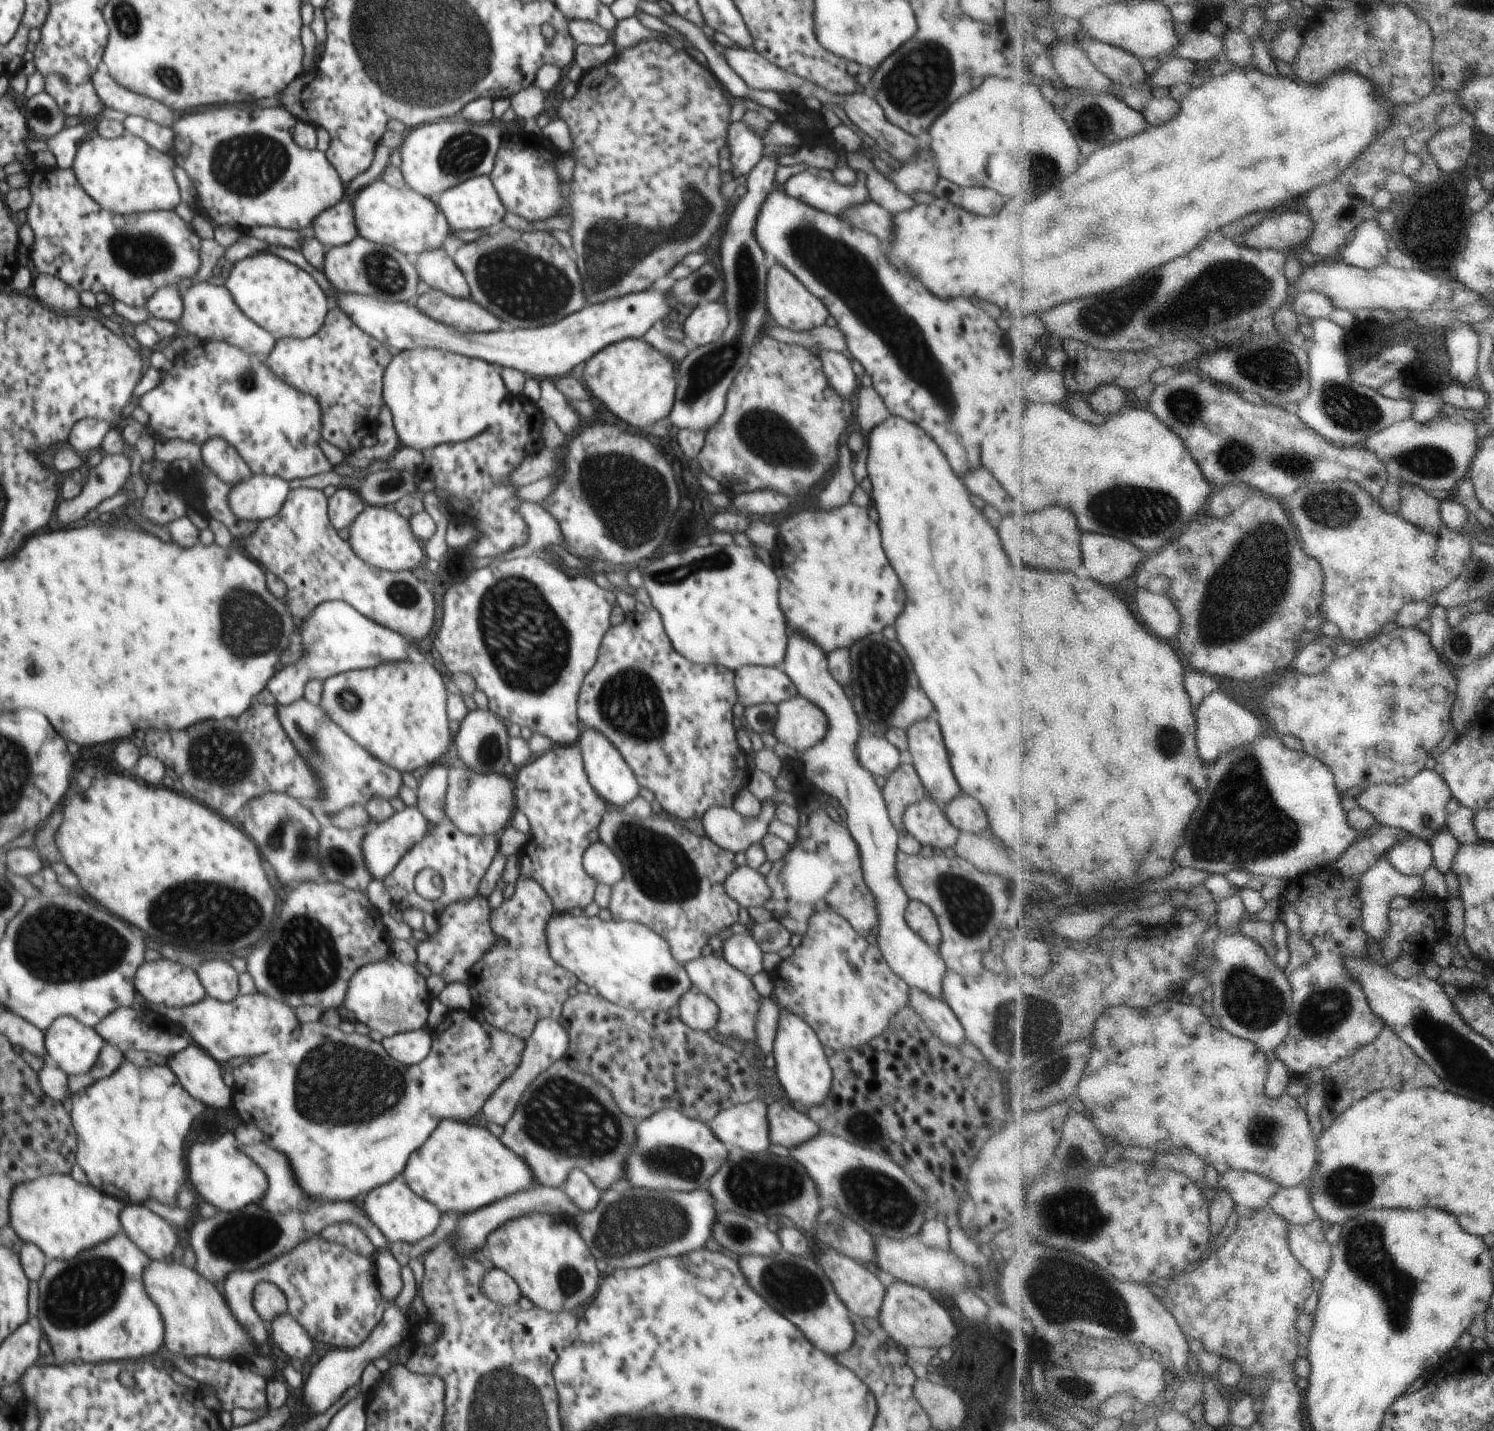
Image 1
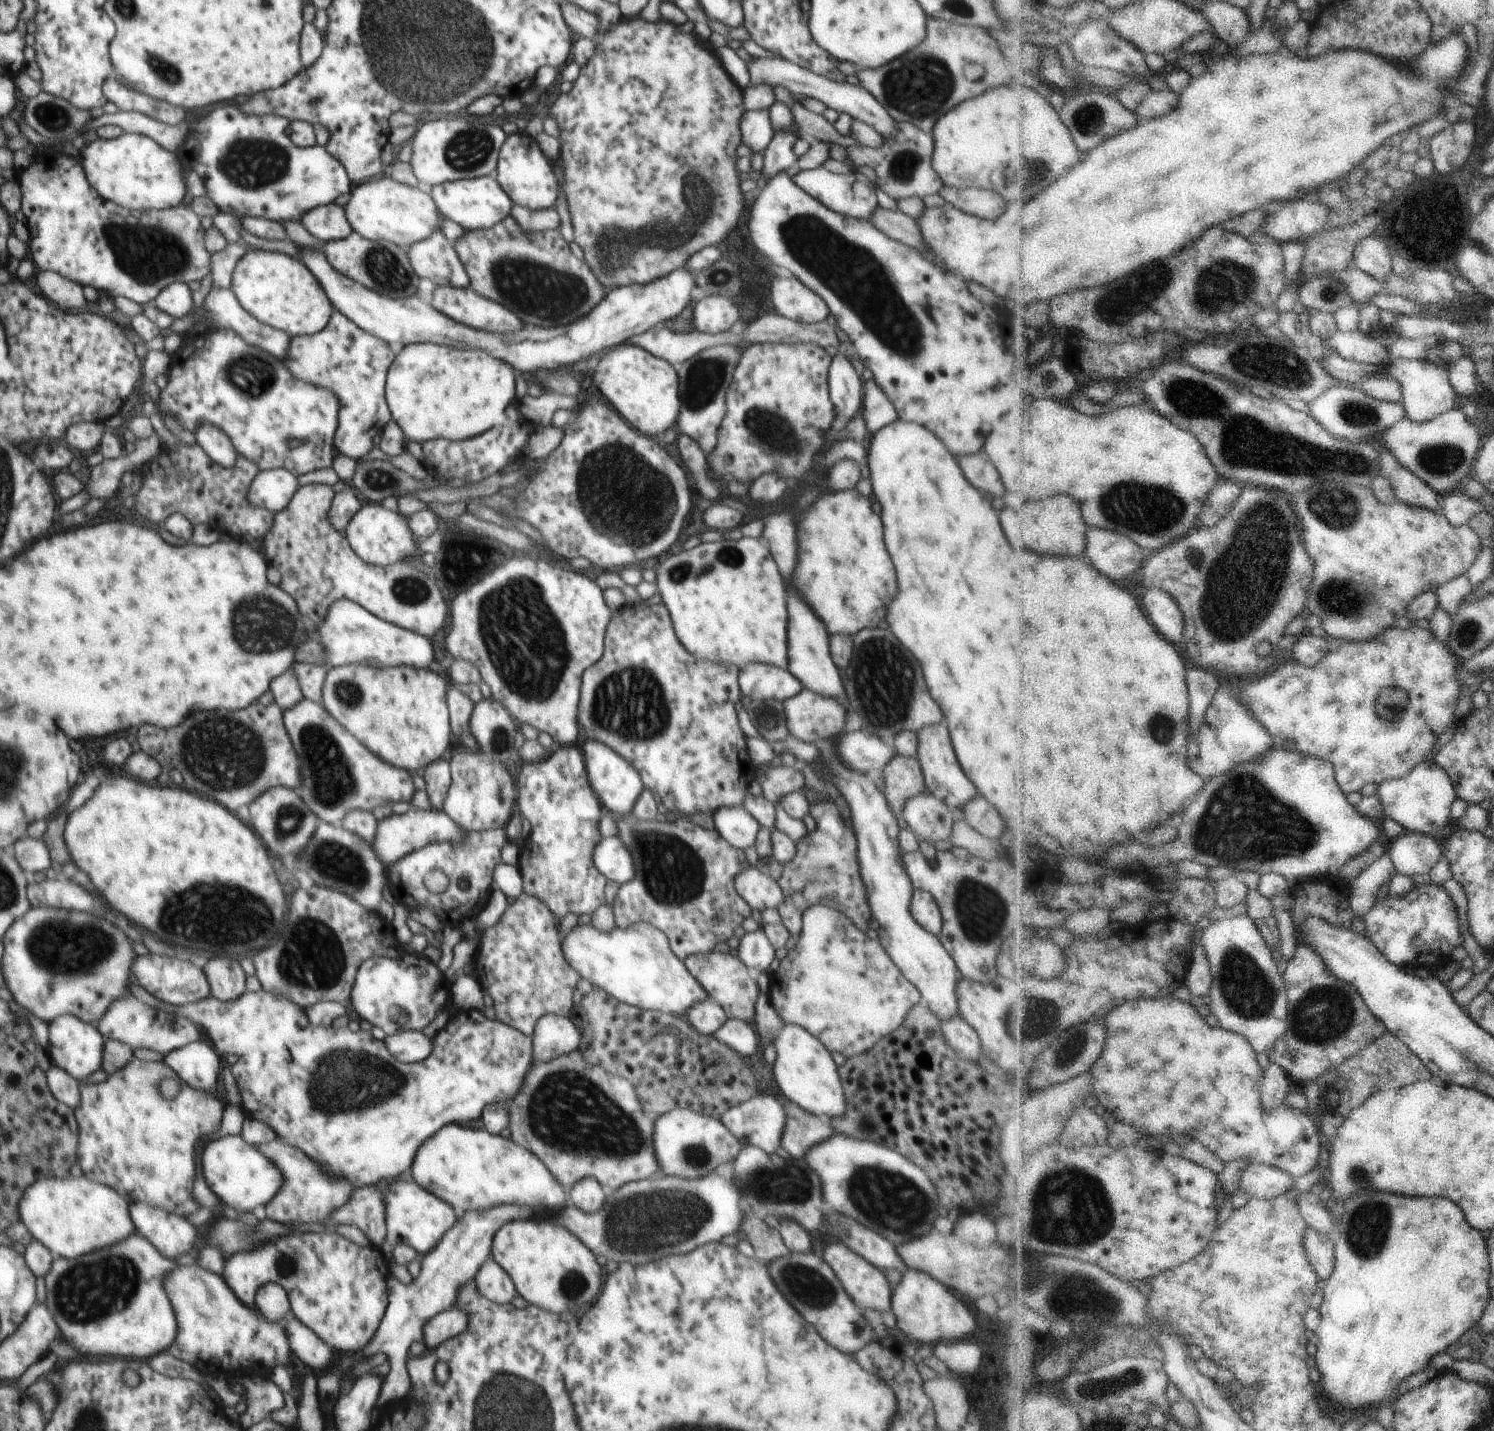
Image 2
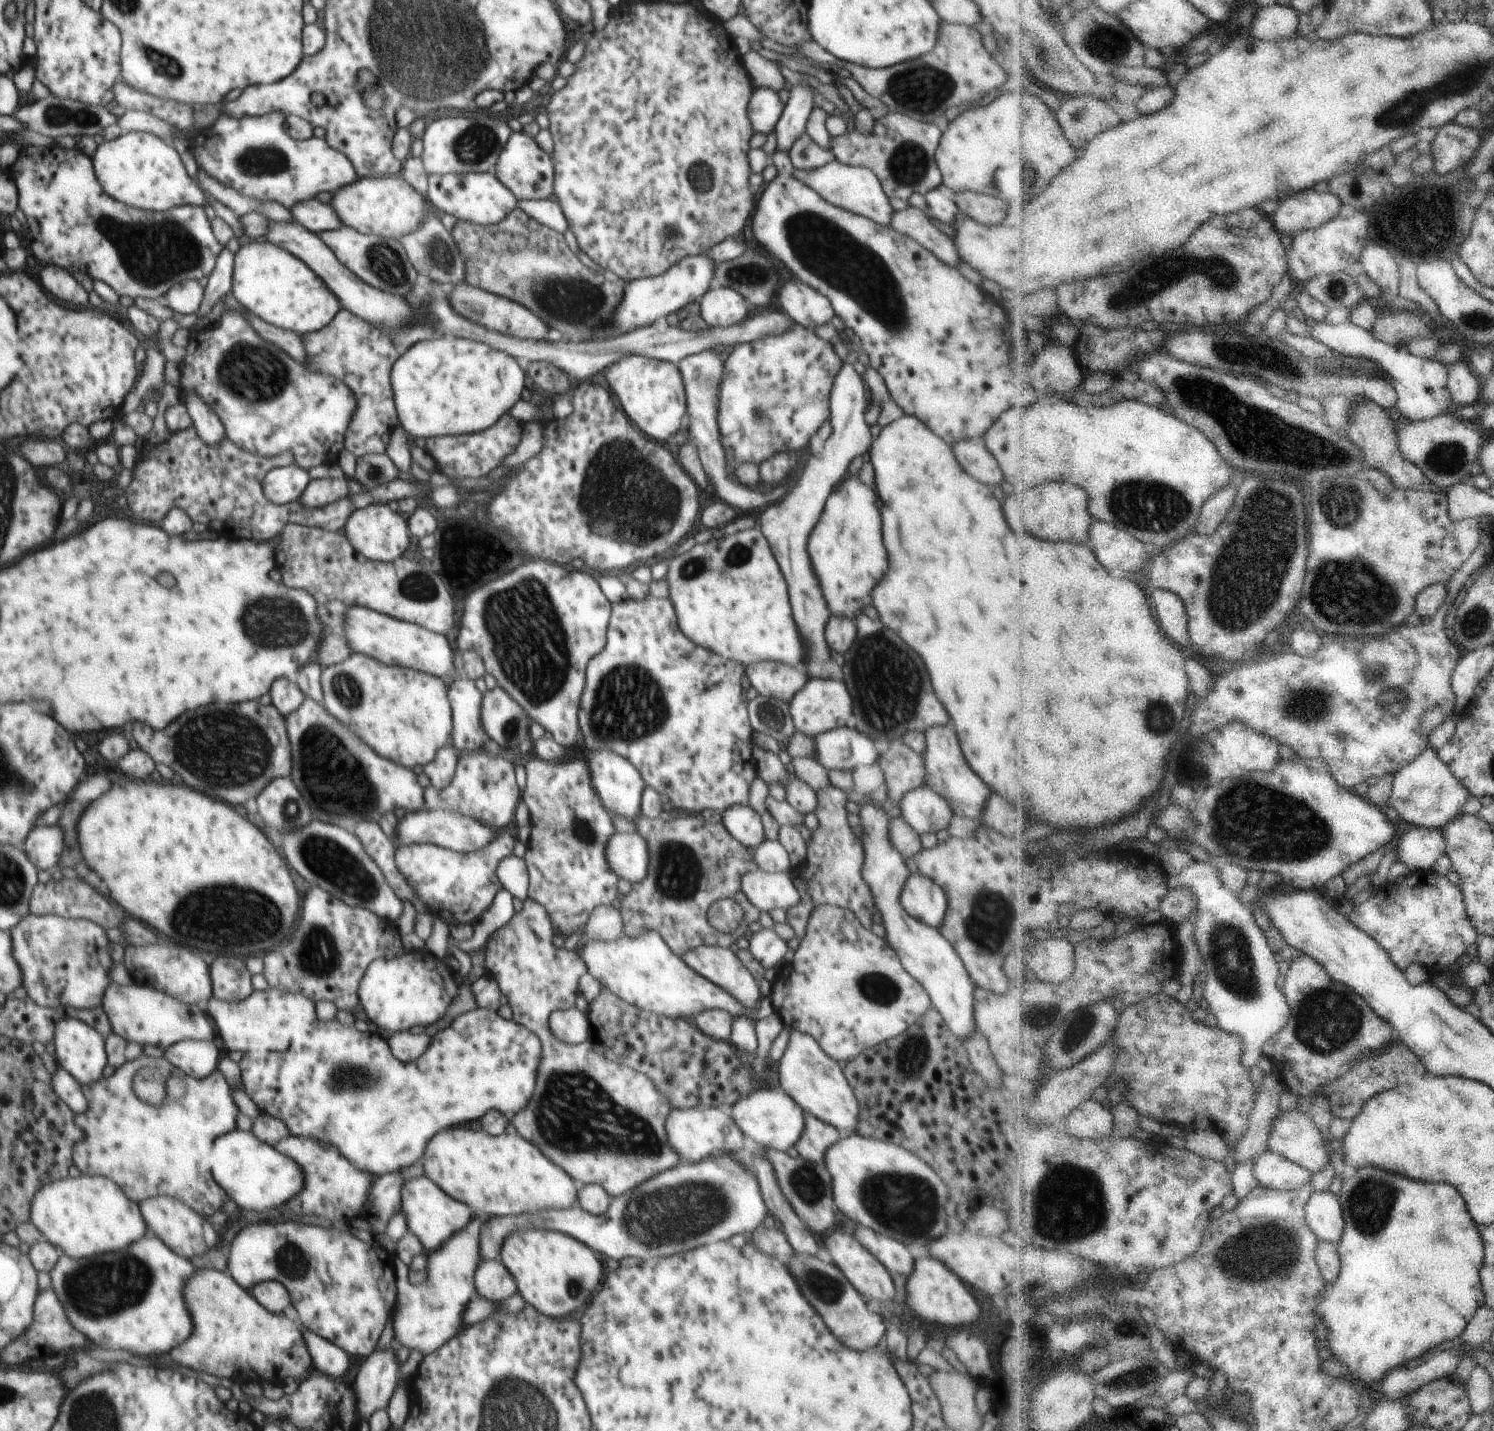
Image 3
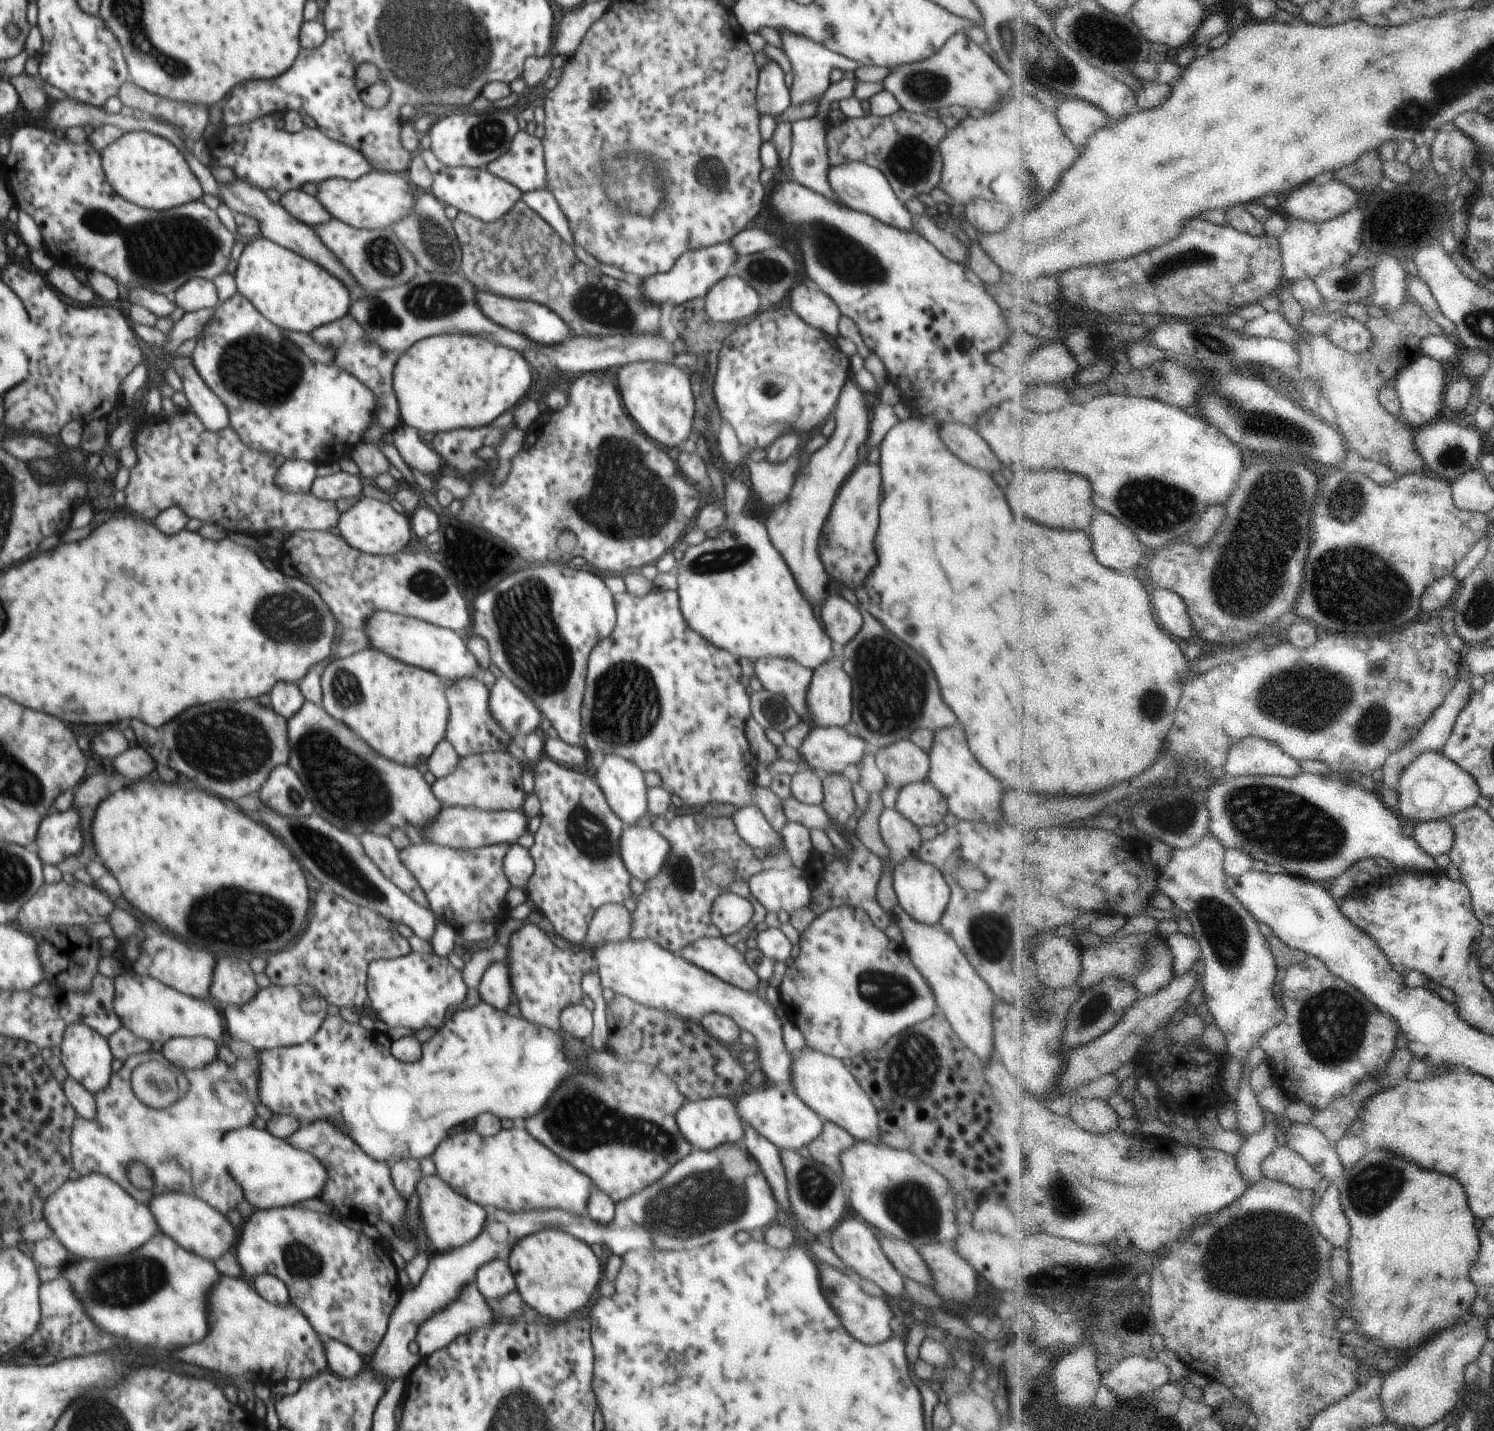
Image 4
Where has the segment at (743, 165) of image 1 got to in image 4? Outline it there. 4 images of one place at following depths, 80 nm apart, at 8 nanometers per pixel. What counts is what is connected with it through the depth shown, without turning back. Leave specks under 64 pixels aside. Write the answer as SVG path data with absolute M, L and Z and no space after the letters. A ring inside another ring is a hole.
M774 60L768 64L764 70L759 72L759 78L757 82L757 101L756 106L759 114L770 114L774 118L784 114L788 108L790 108L790 91L784 85L784 74L780 69L778 63Z

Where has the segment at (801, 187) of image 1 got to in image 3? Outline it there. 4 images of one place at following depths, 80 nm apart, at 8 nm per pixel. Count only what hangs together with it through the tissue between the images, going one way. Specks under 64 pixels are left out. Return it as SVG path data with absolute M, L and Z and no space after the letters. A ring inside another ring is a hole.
M832 161L807 171L802 170L802 168L795 168L792 175L809 189L823 196L824 200L830 202L831 205L872 219L878 225L888 225L890 222L891 214L894 212L888 204L890 197L884 192L879 178L870 169L850 167L840 161Z

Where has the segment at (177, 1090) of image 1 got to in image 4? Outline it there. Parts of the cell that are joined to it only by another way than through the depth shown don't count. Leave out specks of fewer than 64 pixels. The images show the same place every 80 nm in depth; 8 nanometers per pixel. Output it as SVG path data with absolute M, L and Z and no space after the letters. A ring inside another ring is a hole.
M136 1056L128 1057L122 1068L114 1073L109 1080L109 1085L105 1089L95 1092L93 1097L96 1101L96 1116L93 1119L85 1119L76 1116L74 1127L71 1130L71 1164L80 1175L87 1175L89 1172L108 1175L114 1182L117 1182L132 1198L139 1203L148 1204L149 1200L158 1192L188 1192L194 1194L194 1197L202 1199L210 1204L214 1210L220 1211L223 1215L235 1208L236 1204L243 1200L243 1190L240 1190L234 1180L228 1176L228 1172L224 1170L224 1166L216 1166L214 1162L206 1162L206 1170L202 1166L202 1154L214 1154L216 1146L220 1144L220 1136L224 1136L230 1130L236 1130L240 1126L248 1126L252 1122L252 1118L256 1116L254 1106L258 1104L258 1096L256 1096L256 1058L248 1058L248 1060L237 1060L234 1068L228 1067L226 1064L214 1062L212 1066L196 1069L181 1069L178 1072L184 1074L189 1081L189 1090L186 1096L182 1096L176 1101L174 1106L164 1108L164 1110L154 1110L151 1106L146 1106L134 1094L131 1085L131 1074L136 1068ZM134 1160L142 1162L148 1170L152 1170L152 1174L156 1172L158 1176L168 1172L168 1178L158 1178L158 1186L152 1185L151 1189L138 1190L136 1186L130 1182L128 1176L128 1166L134 1163Z

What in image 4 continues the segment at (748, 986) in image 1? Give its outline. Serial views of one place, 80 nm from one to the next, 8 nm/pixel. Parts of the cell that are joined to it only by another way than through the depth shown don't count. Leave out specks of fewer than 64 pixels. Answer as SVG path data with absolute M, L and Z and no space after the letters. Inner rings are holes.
M723 936L702 937L680 950L692 964L713 974L716 978L751 993L762 992L758 976L750 969L744 954L735 950Z

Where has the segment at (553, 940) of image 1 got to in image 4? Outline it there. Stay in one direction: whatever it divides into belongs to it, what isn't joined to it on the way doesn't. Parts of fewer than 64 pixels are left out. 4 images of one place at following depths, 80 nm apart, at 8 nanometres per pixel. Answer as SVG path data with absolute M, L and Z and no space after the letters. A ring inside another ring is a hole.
M628 938L623 941L607 942L596 945L590 954L594 966L598 966L598 974L603 988L610 988L616 995L631 998L642 1006L663 1010L664 1013L679 1014L682 1018L694 1019L696 1022L710 1013L726 1014L742 1029L752 1033L759 1042L758 1060L769 1084L784 1084L791 1086L791 1064L793 1052L788 1053L782 1044L782 1027L780 1026L774 1008L766 1000L763 992L751 993L732 986L716 978L713 974L698 968L688 962L680 953L673 953L656 941Z

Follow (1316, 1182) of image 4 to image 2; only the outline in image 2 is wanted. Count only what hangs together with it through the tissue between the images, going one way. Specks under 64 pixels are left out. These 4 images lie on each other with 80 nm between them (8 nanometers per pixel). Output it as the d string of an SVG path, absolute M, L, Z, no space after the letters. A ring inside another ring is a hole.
M1250 1164L1238 1175L1240 1186L1252 1199L1273 1199L1286 1195L1298 1185L1289 1172L1265 1164Z

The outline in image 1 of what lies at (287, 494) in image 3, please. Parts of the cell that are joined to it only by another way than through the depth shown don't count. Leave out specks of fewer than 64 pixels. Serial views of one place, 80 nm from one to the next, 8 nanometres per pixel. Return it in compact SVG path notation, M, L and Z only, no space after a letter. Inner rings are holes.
M253 474L230 490L228 506L231 513L238 520L253 523L272 518L290 492L288 483L277 476Z

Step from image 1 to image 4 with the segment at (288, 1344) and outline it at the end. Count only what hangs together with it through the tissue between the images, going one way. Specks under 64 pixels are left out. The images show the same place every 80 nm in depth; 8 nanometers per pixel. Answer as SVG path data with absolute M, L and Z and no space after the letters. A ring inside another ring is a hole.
M330 1338L324 1340L324 1346L326 1346L326 1354L328 1354L326 1356L328 1368L334 1374L338 1374L342 1378L354 1378L362 1370L362 1366L364 1366L362 1358L356 1352L352 1352L348 1346L334 1342Z

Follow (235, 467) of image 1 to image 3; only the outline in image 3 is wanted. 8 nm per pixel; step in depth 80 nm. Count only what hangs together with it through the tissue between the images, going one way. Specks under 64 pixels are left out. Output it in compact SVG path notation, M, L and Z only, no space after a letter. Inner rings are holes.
M184 392L184 400L188 414L192 419L193 428L201 442L212 449L221 445L225 436L225 428L218 415L204 405L195 394Z

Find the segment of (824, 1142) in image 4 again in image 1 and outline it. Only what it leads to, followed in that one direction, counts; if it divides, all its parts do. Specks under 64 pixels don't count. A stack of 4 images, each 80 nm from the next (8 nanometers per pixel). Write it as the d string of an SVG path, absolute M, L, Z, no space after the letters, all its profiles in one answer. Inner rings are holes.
M774 1102L768 1105L770 1142L789 1149L817 1135L820 1130L807 1114L808 1110L796 1104L789 1106L783 1102Z

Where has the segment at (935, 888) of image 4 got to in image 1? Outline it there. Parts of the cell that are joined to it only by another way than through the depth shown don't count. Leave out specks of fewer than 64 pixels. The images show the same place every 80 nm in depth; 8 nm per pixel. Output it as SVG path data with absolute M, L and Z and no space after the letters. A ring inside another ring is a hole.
M909 901L905 908L906 924L934 952L940 948L941 932L931 909L921 902Z

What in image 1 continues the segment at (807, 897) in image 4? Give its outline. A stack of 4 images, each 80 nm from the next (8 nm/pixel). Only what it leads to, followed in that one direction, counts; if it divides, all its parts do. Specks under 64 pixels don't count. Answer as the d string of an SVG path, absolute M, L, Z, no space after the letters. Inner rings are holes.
M738 867L724 879L723 889L740 908L765 906L770 898L770 887L765 879L764 875L752 867Z

